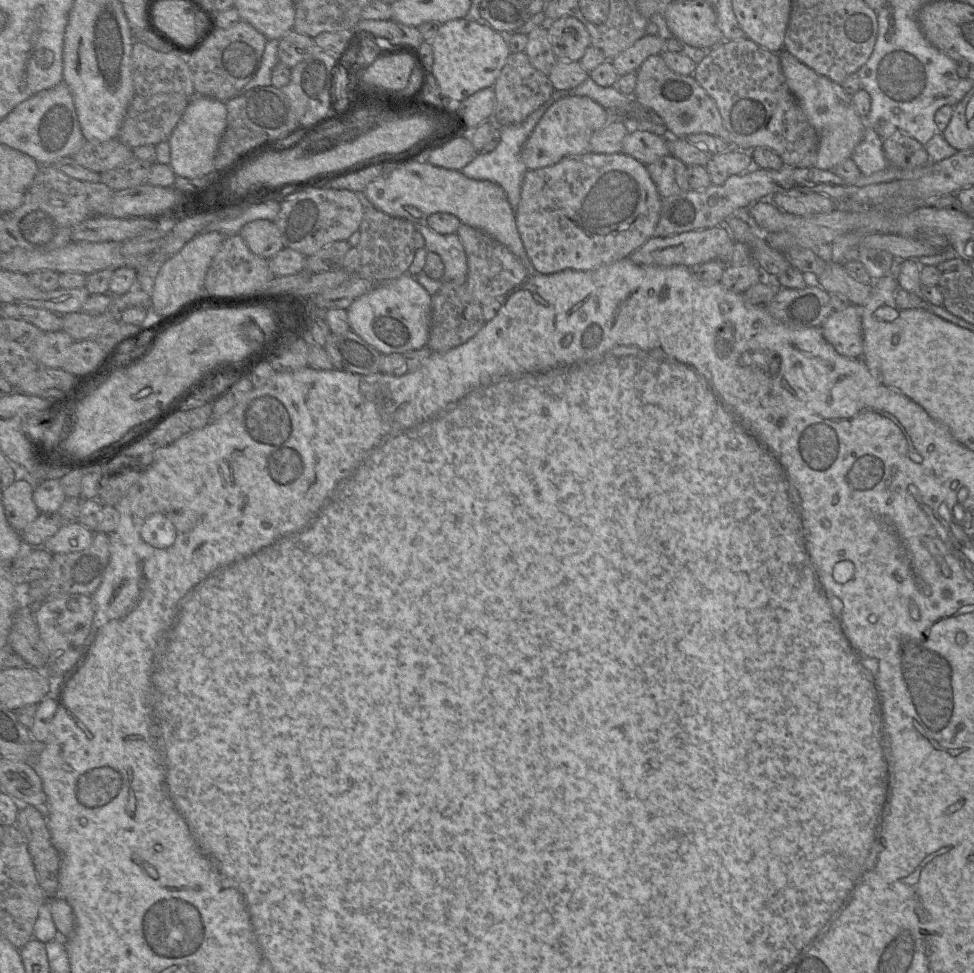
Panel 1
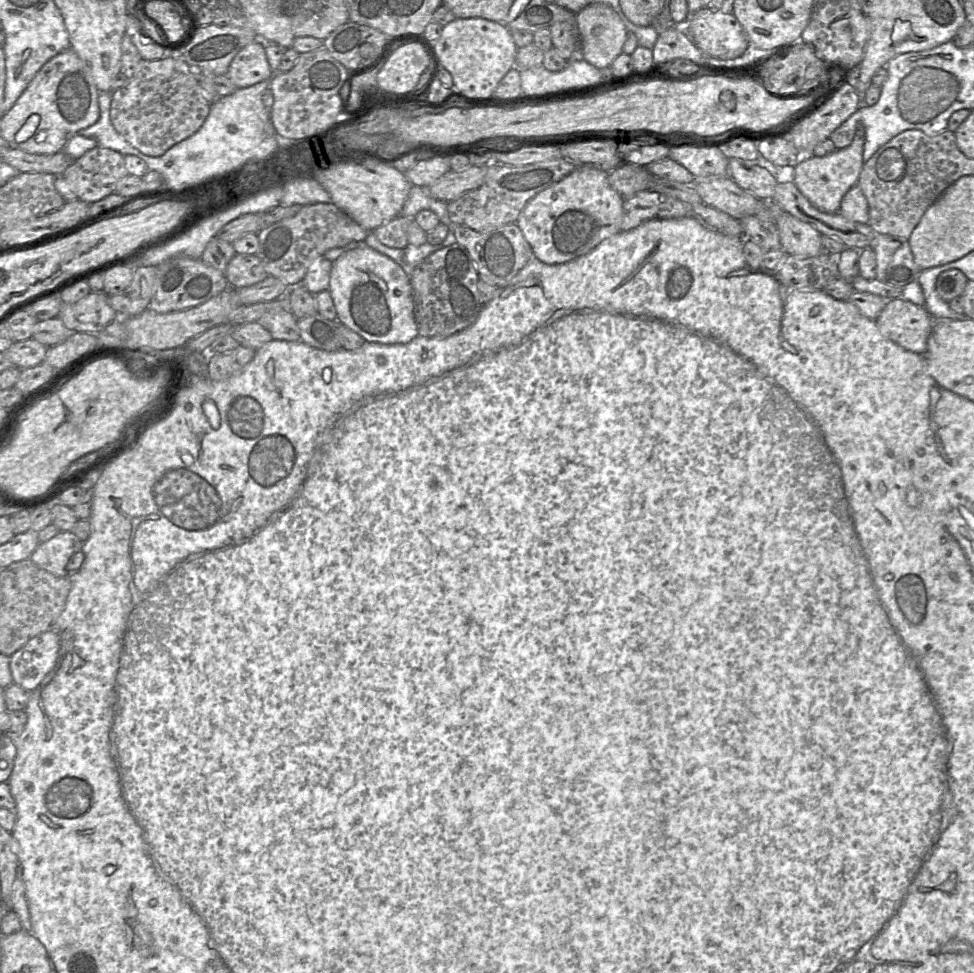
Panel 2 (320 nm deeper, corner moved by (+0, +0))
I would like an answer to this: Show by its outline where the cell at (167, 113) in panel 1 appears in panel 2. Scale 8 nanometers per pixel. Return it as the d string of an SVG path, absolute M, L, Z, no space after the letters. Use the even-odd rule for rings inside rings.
M163 57L159 60L142 60L133 79L126 86L110 92L112 125L130 145L152 157L162 156L171 147L196 133L209 115L211 107L199 81L181 58Z

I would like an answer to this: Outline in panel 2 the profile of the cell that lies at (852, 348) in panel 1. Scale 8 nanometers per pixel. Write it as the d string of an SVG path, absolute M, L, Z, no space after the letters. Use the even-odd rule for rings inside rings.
M902 297L890 299L875 321L886 338L910 352L926 353L934 317L924 306Z

